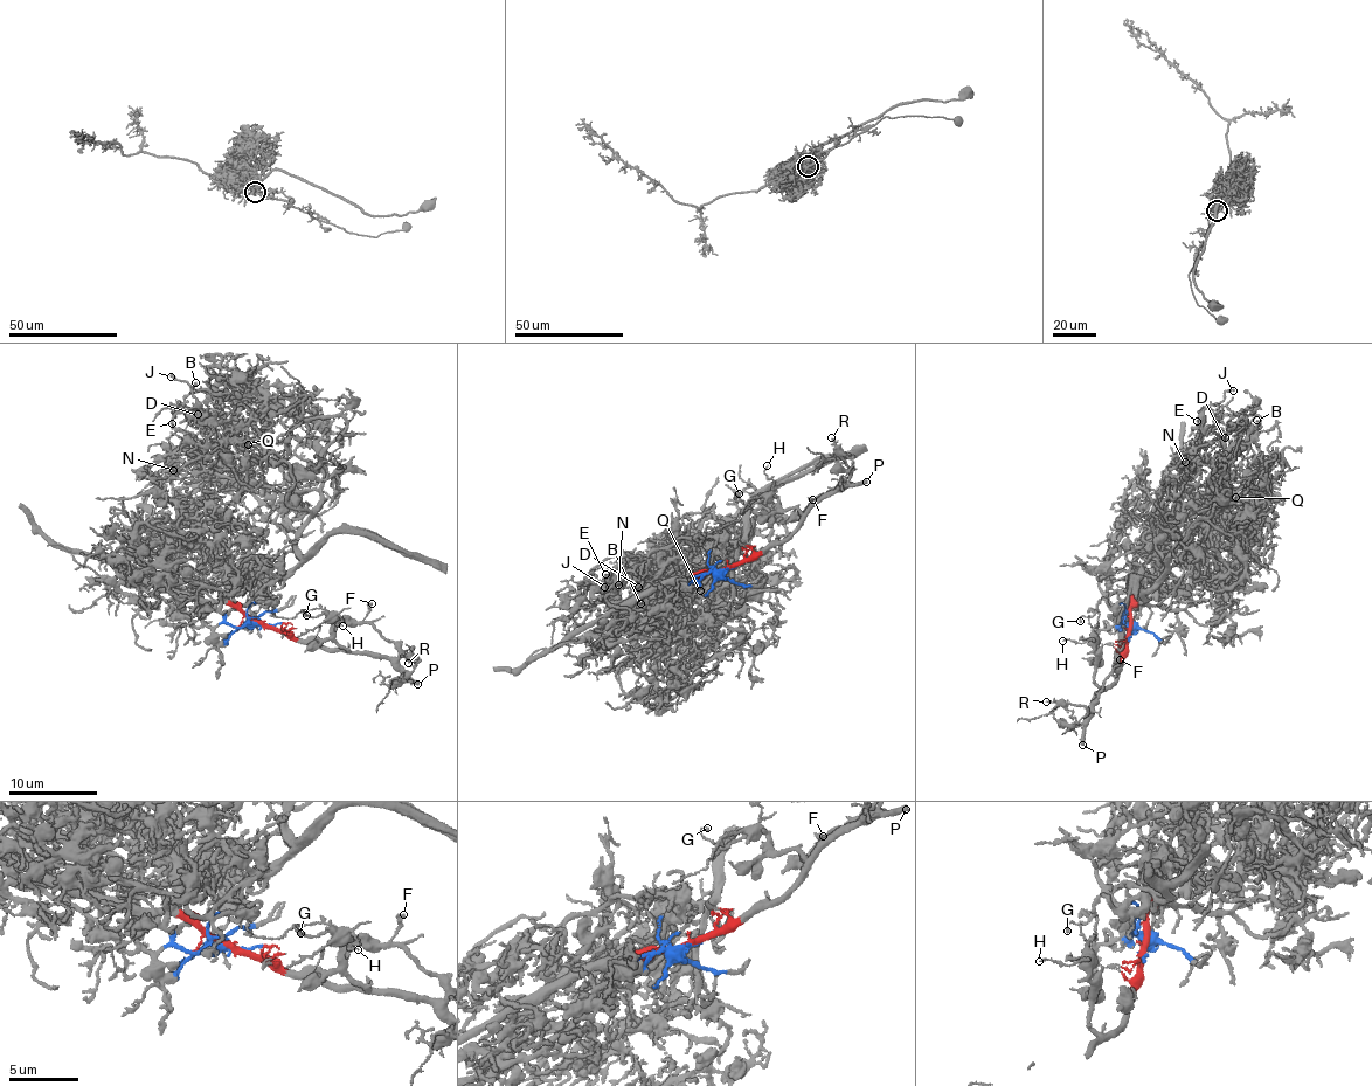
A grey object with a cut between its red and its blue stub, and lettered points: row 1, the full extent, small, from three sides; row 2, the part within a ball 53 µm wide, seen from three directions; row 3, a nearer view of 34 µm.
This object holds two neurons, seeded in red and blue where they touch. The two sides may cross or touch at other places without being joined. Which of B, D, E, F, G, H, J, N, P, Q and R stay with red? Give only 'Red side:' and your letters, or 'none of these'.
Red side: F, G, H, P, R

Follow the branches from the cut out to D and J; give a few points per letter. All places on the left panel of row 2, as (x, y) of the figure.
D: (258, 623), (236, 627), (226, 620), (300, 561), (298, 533), (320, 497), (260, 447), (217, 448), (196, 414)
J: (258, 623), (226, 620), (300, 561), (297, 537), (319, 493), (240, 420), (222, 422), (170, 377)

